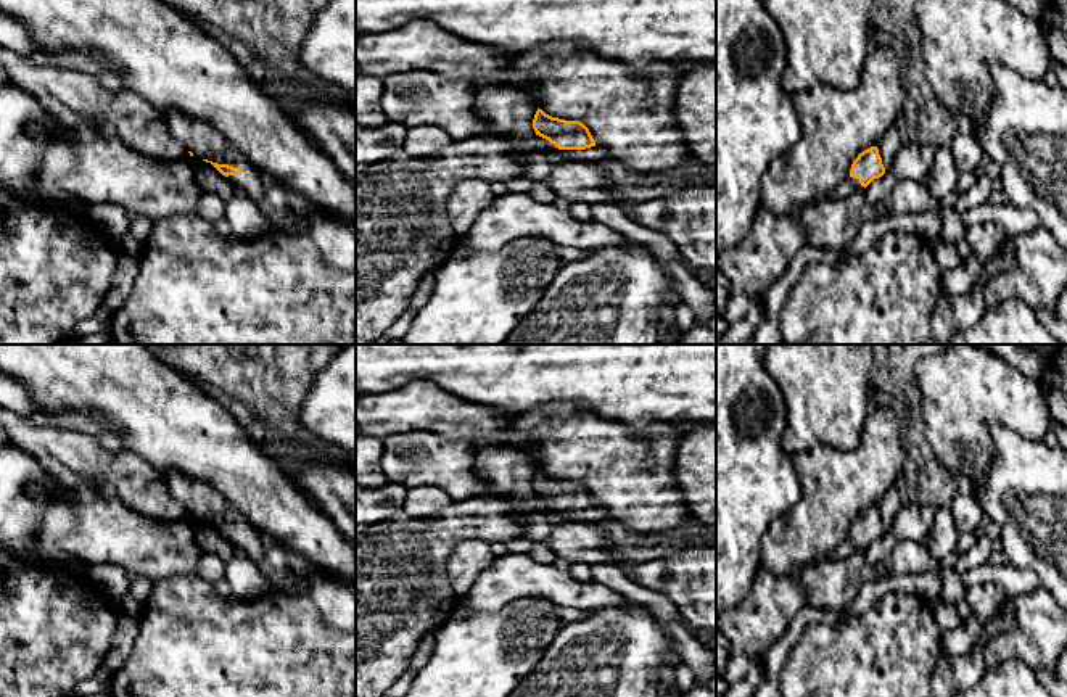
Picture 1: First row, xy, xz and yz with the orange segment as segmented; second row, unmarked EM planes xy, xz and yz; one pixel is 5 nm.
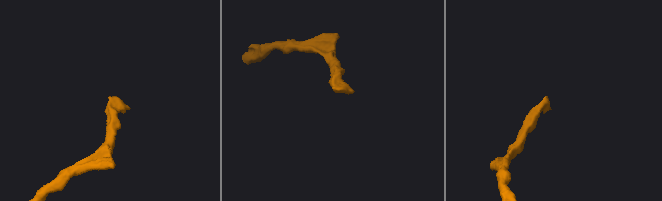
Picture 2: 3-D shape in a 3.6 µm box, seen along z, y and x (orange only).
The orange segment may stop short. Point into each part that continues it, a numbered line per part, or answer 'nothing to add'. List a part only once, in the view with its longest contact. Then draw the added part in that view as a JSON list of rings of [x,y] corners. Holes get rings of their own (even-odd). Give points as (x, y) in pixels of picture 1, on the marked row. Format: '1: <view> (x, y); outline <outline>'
1: xy (203, 140); outline [[[167,111],[166,124],[171,135],[183,143],[195,156],[217,164],[240,167],[241,172],[237,174],[235,187],[256,203],[264,198],[264,177],[204,119],[196,119],[179,111]]]

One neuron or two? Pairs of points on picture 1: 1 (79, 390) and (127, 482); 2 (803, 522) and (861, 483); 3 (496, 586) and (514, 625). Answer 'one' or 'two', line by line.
1: two
2: one
3: two

